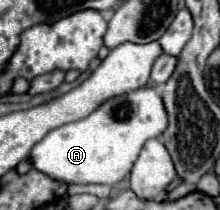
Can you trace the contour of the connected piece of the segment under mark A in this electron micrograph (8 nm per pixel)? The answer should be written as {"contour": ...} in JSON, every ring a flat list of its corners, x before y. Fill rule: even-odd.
{"contour":[[139,88,125,96,113,96,87,118,63,124,39,140,27,162,45,176,65,184,117,184,129,172,139,150,149,138,157,138,167,128,167,112,155,88]]}

